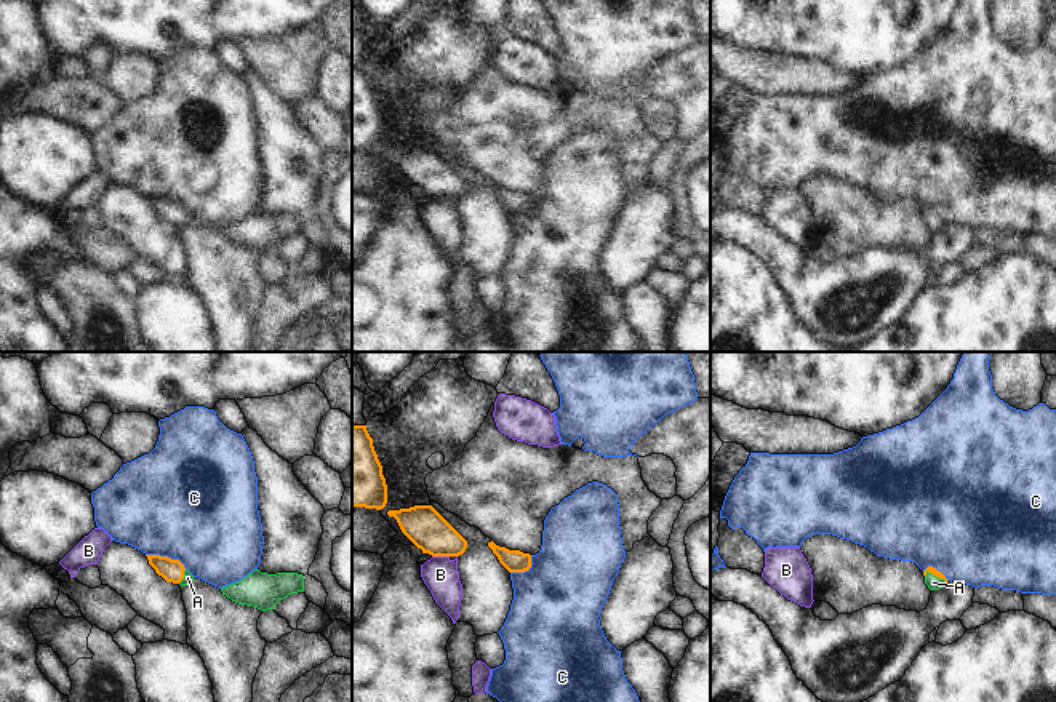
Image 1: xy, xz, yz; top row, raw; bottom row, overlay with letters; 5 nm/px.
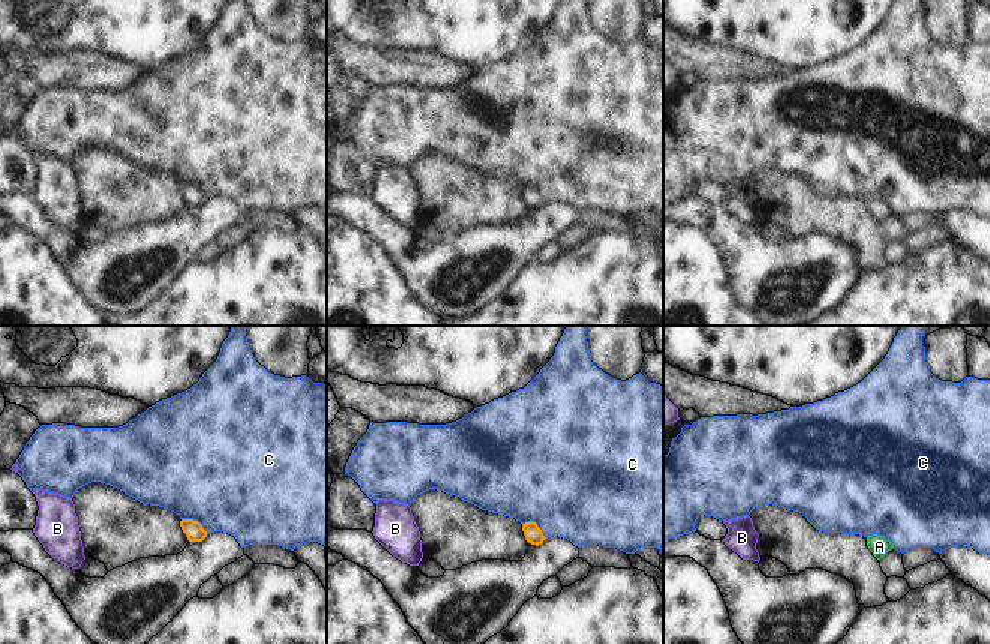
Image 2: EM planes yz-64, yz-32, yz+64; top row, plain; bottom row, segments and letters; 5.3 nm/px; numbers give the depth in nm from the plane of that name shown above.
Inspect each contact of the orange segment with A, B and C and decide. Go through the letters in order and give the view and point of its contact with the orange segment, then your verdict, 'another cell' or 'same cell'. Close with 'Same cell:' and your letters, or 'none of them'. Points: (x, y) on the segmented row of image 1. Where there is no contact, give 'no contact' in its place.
A: yz (936, 576) | same cell
B: xz (440, 555) | another cell
C: xy (167, 557) | another cell
Same cell: A

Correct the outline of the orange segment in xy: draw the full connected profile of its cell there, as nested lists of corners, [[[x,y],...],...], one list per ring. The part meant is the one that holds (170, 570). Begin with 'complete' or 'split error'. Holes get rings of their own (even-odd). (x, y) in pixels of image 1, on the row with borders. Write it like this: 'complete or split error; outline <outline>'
split error; outline [[[146,555],[149,564],[155,569],[158,576],[162,576],[166,582],[187,585],[194,580],[194,576],[184,568],[179,560],[171,560],[168,556],[160,555]]]

